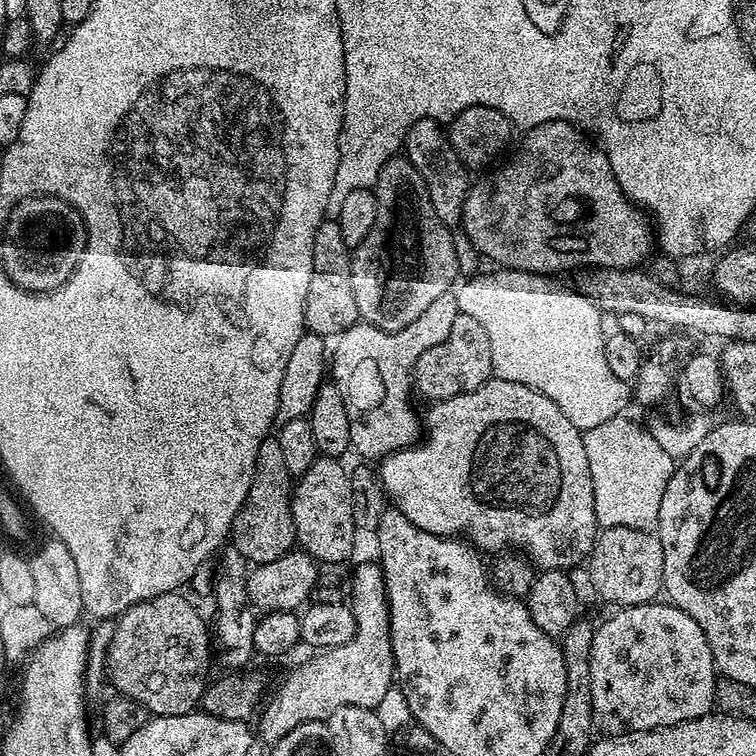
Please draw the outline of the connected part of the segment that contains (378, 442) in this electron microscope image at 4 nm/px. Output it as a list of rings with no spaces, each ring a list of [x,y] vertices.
[[[447,292],[422,314],[418,314],[418,318],[410,322],[410,326],[402,326],[402,330],[387,332],[378,330],[372,324],[358,322],[352,328],[347,328],[341,336],[335,337],[336,349],[333,347],[330,352],[330,380],[336,385],[342,402],[346,404],[353,453],[357,452],[368,460],[379,461],[385,456],[391,456],[393,452],[415,445],[421,439],[422,420],[418,412],[416,416],[415,410],[412,409],[416,363],[418,358],[422,358],[422,354],[426,354],[426,350],[438,346],[438,342],[446,342],[450,329],[454,327],[454,318],[460,315],[455,295]]]

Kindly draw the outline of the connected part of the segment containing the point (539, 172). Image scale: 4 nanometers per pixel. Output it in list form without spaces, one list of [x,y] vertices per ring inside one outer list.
[[[543,120],[543,122],[541,122],[541,124],[539,124],[538,126],[534,126],[533,128],[527,129],[527,131],[525,131],[521,136],[524,137],[521,138],[520,145],[518,145],[516,148],[516,153],[514,153],[513,156],[510,157],[509,160],[506,161],[505,164],[497,170],[497,172],[489,171],[487,174],[484,174],[489,174],[489,176],[482,177],[481,180],[477,182],[477,184],[475,181],[475,183],[473,183],[468,189],[468,197],[466,198],[466,202],[464,203],[464,209],[462,210],[462,214],[460,215],[459,227],[461,229],[464,228],[465,234],[468,235],[469,242],[472,243],[473,246],[476,247],[477,250],[480,251],[486,259],[493,260],[493,262],[496,263],[493,265],[503,266],[505,269],[511,270],[513,272],[534,272],[537,274],[553,274],[552,272],[568,272],[571,270],[571,268],[576,268],[575,270],[588,270],[594,268],[639,269],[641,265],[643,265],[640,263],[642,263],[644,259],[646,259],[645,261],[649,259],[648,251],[651,250],[652,244],[654,248],[654,228],[653,225],[650,223],[649,217],[645,215],[645,213],[641,211],[641,209],[637,207],[637,205],[633,204],[632,201],[629,200],[627,196],[625,196],[623,190],[620,189],[620,187],[618,186],[618,182],[614,178],[614,170],[610,170],[610,162],[606,158],[604,149],[593,143],[593,141],[589,139],[589,137],[585,135],[585,133],[581,131],[581,129],[577,128],[576,125],[569,124],[566,120]]]

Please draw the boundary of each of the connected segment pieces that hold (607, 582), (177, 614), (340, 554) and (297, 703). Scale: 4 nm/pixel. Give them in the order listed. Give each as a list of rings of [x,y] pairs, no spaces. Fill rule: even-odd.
[[[614,526],[613,528],[603,529],[592,541],[592,550],[586,557],[586,565],[588,564],[588,576],[592,579],[592,588],[604,600],[609,600],[610,603],[616,604],[612,606],[623,606],[629,608],[635,604],[650,604],[657,599],[656,595],[661,595],[664,586],[664,555],[662,554],[662,542],[659,535],[655,531],[645,530],[642,528],[631,528],[630,526]]]
[[[179,591],[139,600],[121,612],[112,629],[106,676],[121,696],[137,700],[152,716],[197,711],[212,672],[210,624]]]
[[[317,455],[313,465],[295,481],[292,489],[292,517],[296,544],[313,560],[324,564],[349,559],[358,529],[352,513],[352,477],[339,459]]]
[[[379,563],[360,564],[350,576],[352,582],[352,600],[350,607],[354,614],[356,629],[354,638],[350,642],[342,642],[337,648],[326,648],[312,654],[305,664],[292,668],[284,676],[284,681],[276,688],[272,701],[263,705],[264,713],[260,716],[260,728],[258,735],[265,745],[271,746],[279,742],[287,732],[291,732],[298,726],[309,724],[311,720],[327,721],[334,710],[342,710],[342,706],[362,706],[363,708],[376,708],[378,702],[386,695],[386,690],[394,687],[396,675],[396,663],[392,653],[392,639],[388,626],[388,595],[384,589],[384,571]]]

